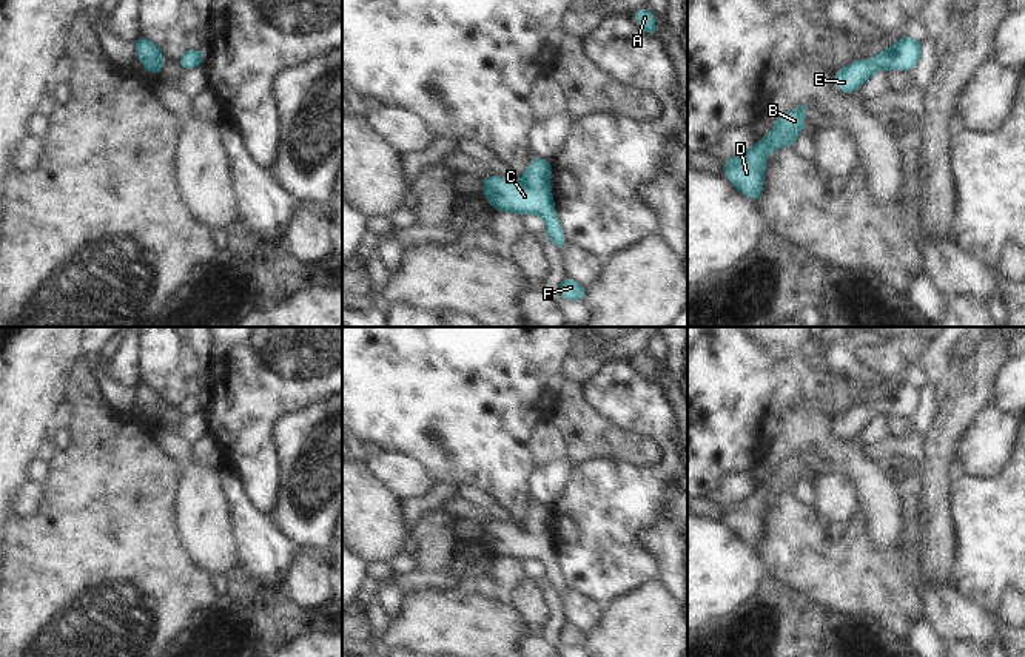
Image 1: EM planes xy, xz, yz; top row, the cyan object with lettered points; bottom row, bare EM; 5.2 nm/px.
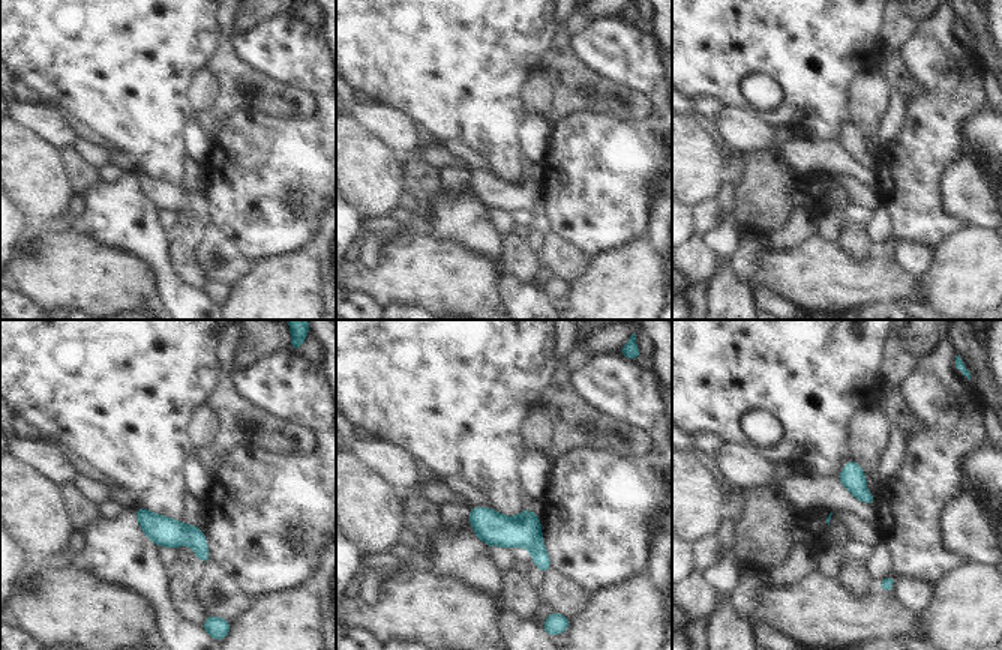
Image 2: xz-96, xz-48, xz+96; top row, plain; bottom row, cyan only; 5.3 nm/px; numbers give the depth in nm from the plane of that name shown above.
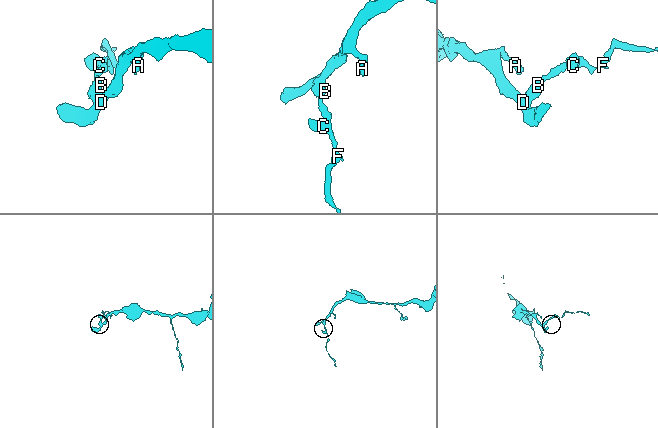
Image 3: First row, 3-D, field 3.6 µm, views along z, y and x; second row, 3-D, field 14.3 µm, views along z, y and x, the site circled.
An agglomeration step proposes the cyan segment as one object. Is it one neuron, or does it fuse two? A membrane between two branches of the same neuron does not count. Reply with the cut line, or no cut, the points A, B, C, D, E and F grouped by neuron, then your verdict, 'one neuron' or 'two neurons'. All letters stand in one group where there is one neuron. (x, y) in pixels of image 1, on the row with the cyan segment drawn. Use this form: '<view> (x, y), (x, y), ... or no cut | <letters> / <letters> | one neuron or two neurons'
no cut | A B C D E F | one neuron

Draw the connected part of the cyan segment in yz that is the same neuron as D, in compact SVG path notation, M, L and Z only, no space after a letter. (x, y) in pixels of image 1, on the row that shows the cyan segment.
M800 105L789 113L783 113L775 122L772 131L752 150L734 156L723 162L724 174L734 187L744 193L751 200L760 200L760 191L765 185L765 162L771 151L794 145L806 120L806 105Z

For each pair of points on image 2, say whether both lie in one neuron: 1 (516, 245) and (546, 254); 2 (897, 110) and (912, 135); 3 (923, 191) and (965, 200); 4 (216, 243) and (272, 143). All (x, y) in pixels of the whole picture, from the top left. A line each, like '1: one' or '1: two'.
1: two
2: two
3: two
4: two

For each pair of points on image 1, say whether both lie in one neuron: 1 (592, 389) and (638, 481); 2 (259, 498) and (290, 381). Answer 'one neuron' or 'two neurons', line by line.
1: one neuron
2: one neuron

